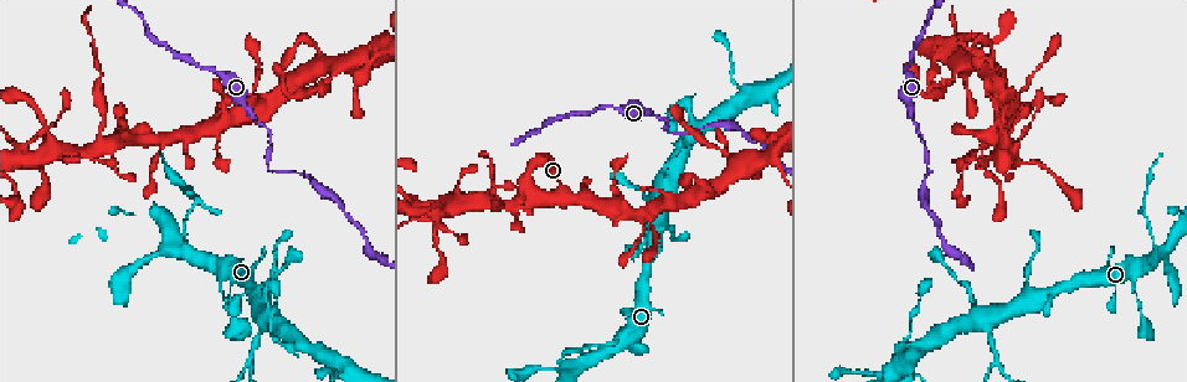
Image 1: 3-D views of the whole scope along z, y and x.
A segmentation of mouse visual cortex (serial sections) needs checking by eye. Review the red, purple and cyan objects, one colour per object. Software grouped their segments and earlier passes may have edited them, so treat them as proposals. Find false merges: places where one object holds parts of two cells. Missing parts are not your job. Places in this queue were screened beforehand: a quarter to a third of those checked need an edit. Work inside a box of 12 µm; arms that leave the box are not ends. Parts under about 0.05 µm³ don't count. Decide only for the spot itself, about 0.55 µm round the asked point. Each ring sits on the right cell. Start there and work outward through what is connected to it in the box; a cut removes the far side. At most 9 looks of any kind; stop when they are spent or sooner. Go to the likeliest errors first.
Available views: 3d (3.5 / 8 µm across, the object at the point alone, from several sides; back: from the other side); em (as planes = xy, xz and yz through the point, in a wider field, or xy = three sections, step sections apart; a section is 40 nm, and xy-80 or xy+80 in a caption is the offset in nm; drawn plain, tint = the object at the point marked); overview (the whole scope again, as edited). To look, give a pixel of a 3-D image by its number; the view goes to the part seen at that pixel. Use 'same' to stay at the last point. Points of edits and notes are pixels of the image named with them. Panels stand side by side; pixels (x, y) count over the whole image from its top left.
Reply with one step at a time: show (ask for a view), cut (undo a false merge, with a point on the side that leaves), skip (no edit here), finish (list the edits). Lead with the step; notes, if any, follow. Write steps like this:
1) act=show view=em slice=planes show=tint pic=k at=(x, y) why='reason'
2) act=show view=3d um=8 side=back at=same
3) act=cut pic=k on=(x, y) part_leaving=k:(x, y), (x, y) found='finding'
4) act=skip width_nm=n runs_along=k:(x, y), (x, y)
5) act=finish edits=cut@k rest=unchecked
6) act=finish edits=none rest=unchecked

act=show view=3d um=3.5 pic=1 at=(106, 119)

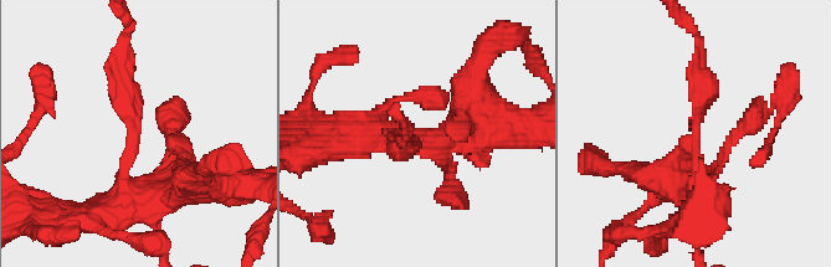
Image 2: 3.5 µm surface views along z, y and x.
act=show view=em slice=planes show=tint pic=2 at=(417, 137) arm_widths_nm=200,300 why='shape alone is not enough'

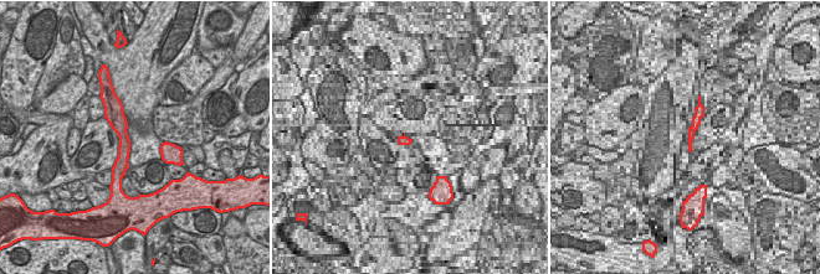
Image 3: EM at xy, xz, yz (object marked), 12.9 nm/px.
act=skip runs_along=2:(142, 203), (123, 183), (134, 142), (123, 54) found='continuous, no second cell'

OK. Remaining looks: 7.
act=show view=3d um=3.5 pic=1 at=(1144, 201) why='sharp bend'

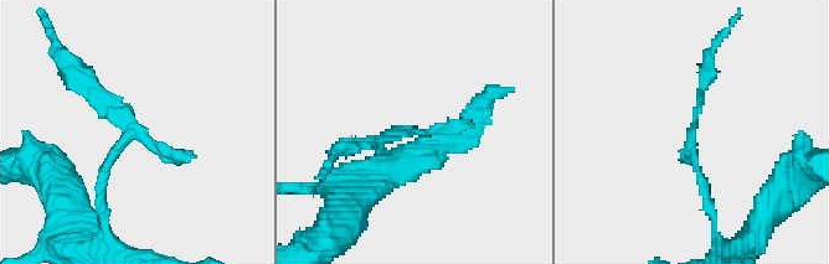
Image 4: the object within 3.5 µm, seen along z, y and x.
act=show view=em slice=xy step=5 show=tint pic=4 at=(127, 139) why='now the EM'

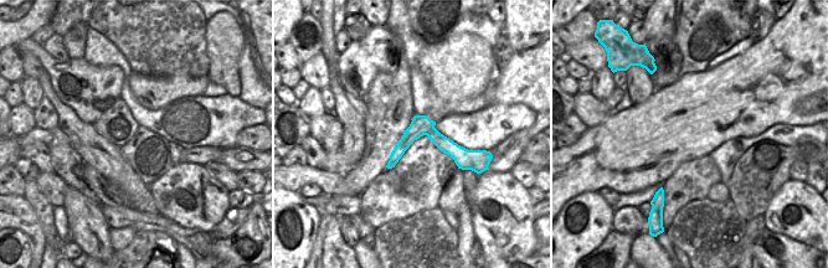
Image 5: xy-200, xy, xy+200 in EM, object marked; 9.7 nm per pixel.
act=cut pic=4 on=(117, 122) width_nm=200 part_leaving=4:(109, 162), (125, 125), (72, 63) found='two cells meet here'

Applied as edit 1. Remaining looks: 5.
act=show view=overview why='see it whole again'

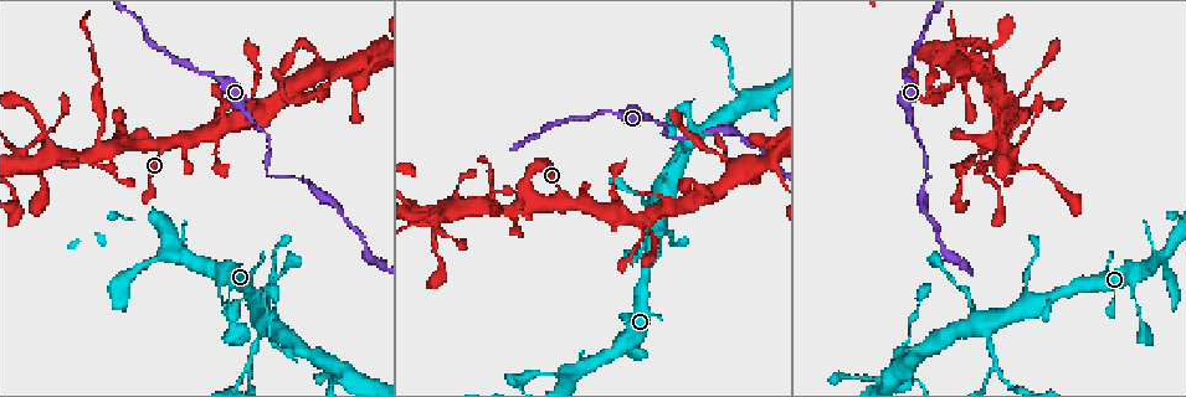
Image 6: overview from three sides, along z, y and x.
act=show view=3d um=3.5 side=back pic=6 at=(266, 172) why='abrupt turn'

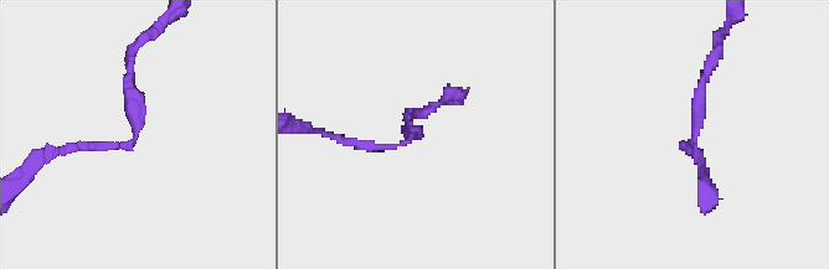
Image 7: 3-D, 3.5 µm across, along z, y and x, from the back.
act=show view=em slice=xy step=5 show=plain pic=7 at=(411, 134) arm_widths_nm=100,100

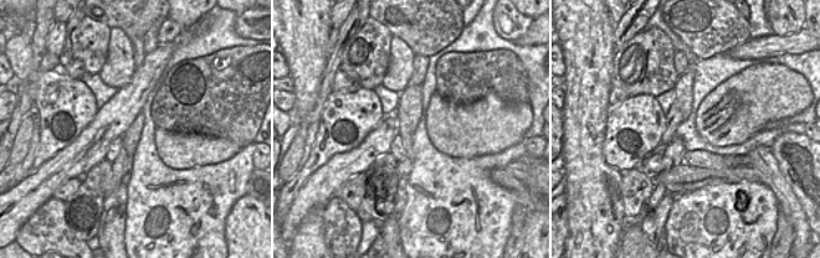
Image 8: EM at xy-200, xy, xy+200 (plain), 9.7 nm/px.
act=show view=em slice=xy step=5 show=tint at=same

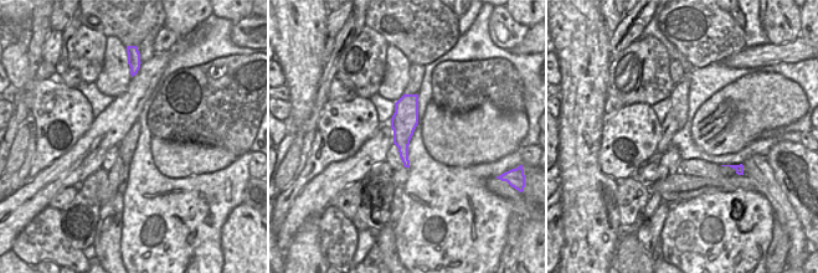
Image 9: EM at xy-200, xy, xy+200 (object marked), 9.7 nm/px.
act=skip width_nm=260 runs_along=7:(714, 60), (691, 150) found='all the same cell'

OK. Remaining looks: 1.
act=finish edits=cut@4 rest=unchecked

